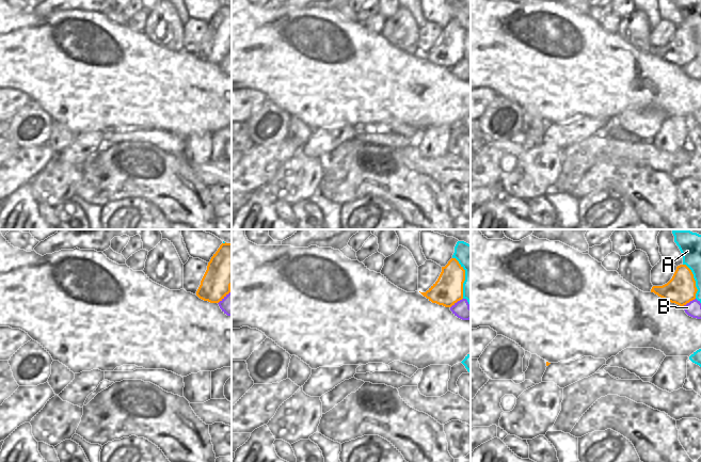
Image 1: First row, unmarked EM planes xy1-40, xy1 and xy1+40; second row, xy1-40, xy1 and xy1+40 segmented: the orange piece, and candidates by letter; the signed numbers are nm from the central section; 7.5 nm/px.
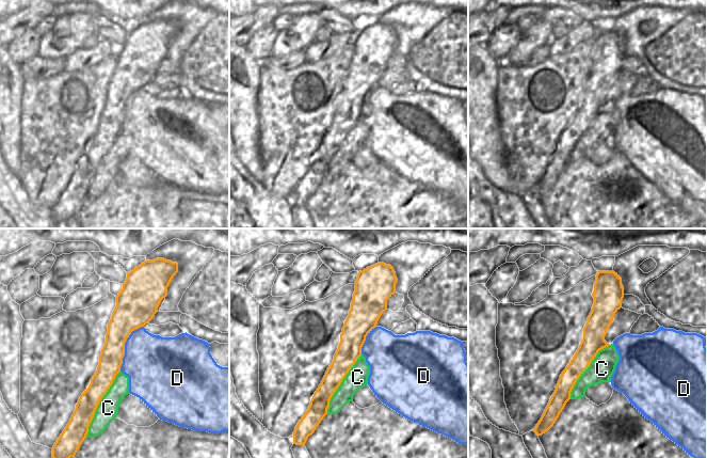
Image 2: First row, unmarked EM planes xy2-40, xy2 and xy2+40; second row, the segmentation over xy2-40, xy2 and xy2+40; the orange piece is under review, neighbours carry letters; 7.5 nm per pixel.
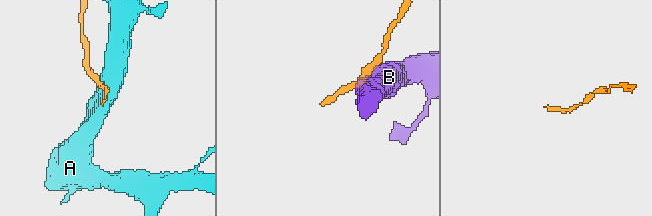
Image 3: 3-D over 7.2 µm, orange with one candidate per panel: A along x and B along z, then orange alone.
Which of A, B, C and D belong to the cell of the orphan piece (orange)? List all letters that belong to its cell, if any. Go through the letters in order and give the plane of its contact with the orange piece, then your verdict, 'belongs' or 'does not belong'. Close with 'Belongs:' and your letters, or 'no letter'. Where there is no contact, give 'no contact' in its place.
A: contact in xy1; does not belong
B: contact in xy1+40; does not belong
C: contact in xy2-40; does not belong
D: contact in xy2-40; does not belong
Belongs: no letter

